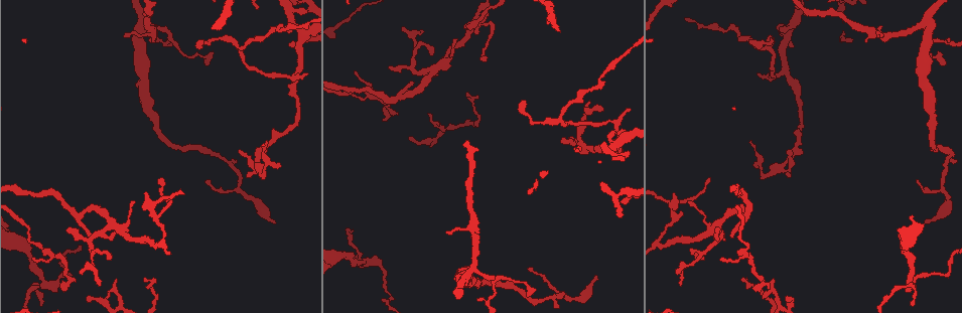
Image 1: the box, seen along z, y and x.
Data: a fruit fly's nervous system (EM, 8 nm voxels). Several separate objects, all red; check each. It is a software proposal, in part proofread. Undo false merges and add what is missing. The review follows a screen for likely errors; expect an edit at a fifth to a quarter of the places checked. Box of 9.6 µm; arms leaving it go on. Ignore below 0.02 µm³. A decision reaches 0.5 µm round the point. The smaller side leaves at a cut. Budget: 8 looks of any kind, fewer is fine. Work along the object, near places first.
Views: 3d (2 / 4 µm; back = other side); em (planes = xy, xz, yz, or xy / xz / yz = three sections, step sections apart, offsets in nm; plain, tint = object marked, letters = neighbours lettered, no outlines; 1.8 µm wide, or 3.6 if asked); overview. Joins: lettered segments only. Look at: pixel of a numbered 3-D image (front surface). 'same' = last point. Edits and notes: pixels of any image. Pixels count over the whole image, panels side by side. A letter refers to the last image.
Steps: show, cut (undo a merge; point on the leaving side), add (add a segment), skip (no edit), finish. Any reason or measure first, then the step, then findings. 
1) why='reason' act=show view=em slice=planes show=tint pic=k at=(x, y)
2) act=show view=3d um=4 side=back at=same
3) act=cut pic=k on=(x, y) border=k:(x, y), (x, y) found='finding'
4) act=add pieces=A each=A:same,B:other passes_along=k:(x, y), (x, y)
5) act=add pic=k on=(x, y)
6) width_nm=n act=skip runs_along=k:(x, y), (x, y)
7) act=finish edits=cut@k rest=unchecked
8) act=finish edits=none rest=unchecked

why='thin end' act=show view=3d um=4 pic=1 at=(680, 286)

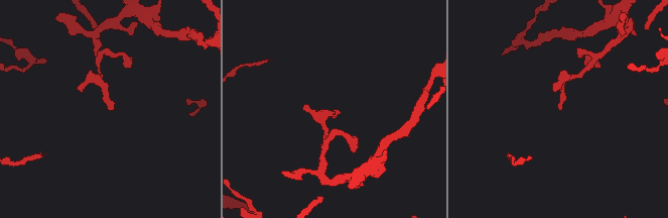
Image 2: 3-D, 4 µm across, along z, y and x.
why='need the tissue' act=show view=em um=3.6 slice=planes show=letters pic=2 at=(113, 109)

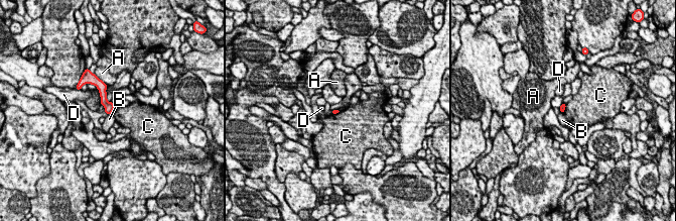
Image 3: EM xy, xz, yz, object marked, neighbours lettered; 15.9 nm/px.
act=skip each=A:other,B:other,C:other,D:other runs_along=3:(101, 86), (103, 99), (110, 110) found='no lettered segment goes on from it'

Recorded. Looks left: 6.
why='abrupt turn' act=show view=3d um=4 pic=1 at=(40, 244)

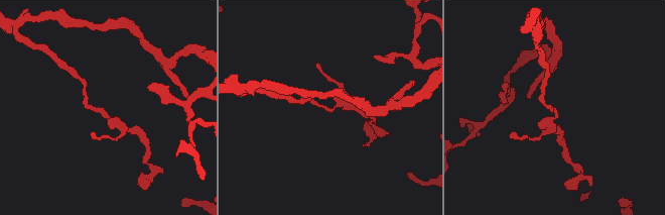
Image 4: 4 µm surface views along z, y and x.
act=show view=em slice=planes show=letters pic=4 at=(103, 114)

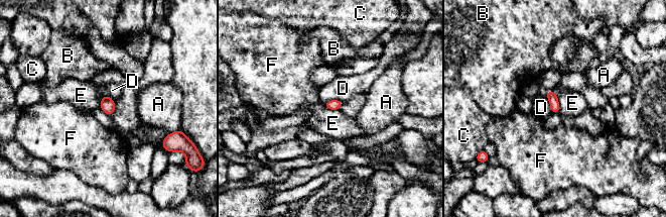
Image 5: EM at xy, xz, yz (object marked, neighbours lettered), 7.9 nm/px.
act=skip each=A:other,B:other,C:other,D:other,E:other,F:other border=5:(555, 93), (560, 111) found='continuous, no second cell'

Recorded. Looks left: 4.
why='tapers out' act=show view=em slice=xz step=4 show=letters pic=1 at=(925, 222)

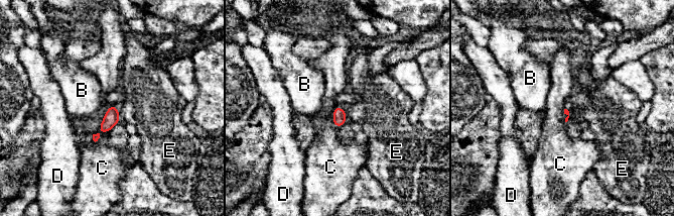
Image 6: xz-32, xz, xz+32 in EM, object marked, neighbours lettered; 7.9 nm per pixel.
why='another direction' act=show view=em slice=xy step=8 show=letters at=same

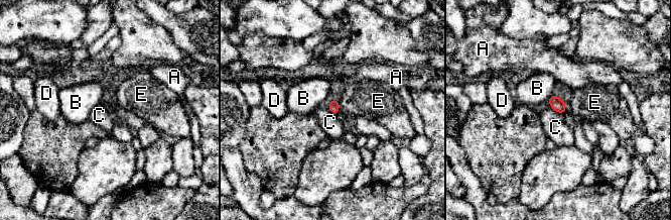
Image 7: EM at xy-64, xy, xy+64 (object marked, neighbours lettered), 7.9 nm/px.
act=skip each=A:other,B:other,C:other,D:other,E:other border=7:(550, 106), (562, 114) found='no lettered segment goes on from it'

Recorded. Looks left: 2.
act=finish edits=none rest=unchecked

